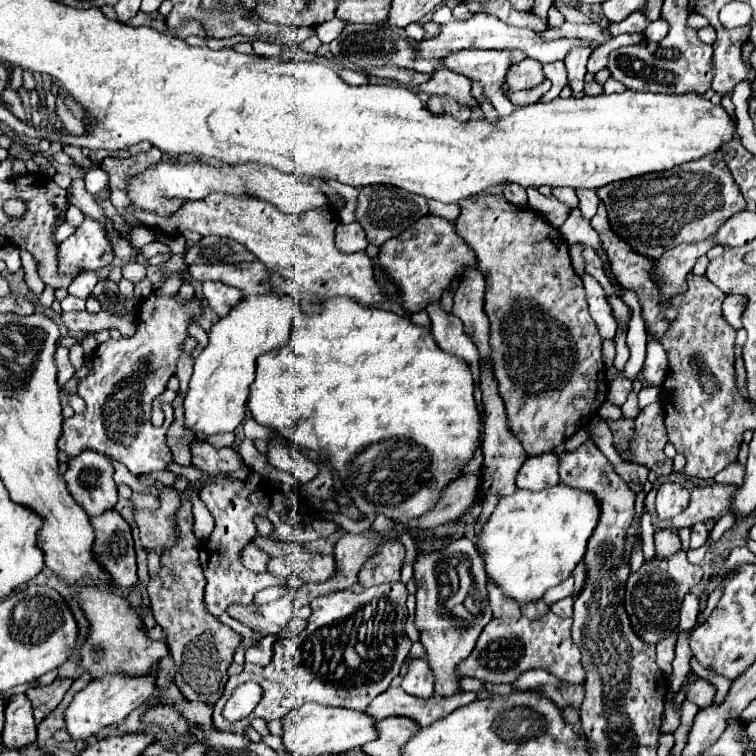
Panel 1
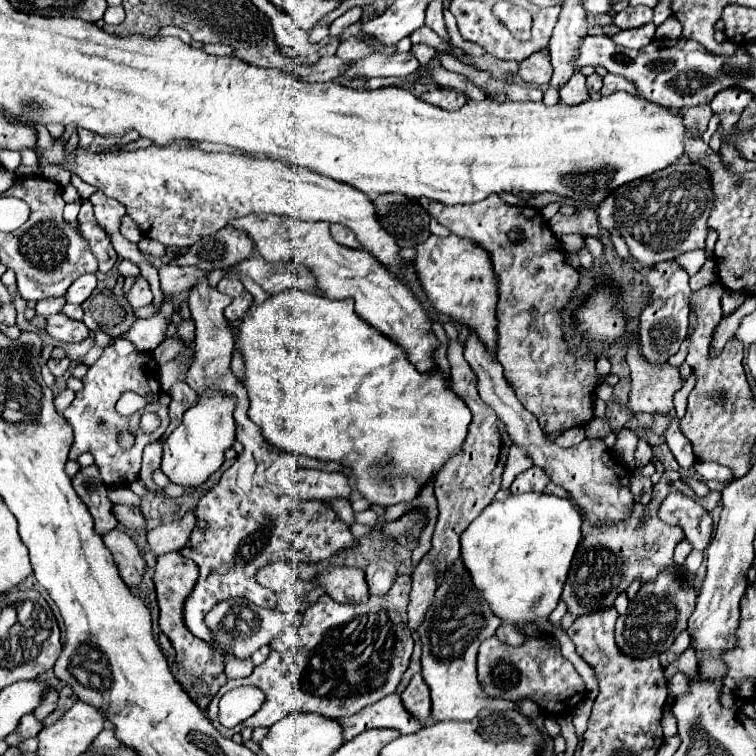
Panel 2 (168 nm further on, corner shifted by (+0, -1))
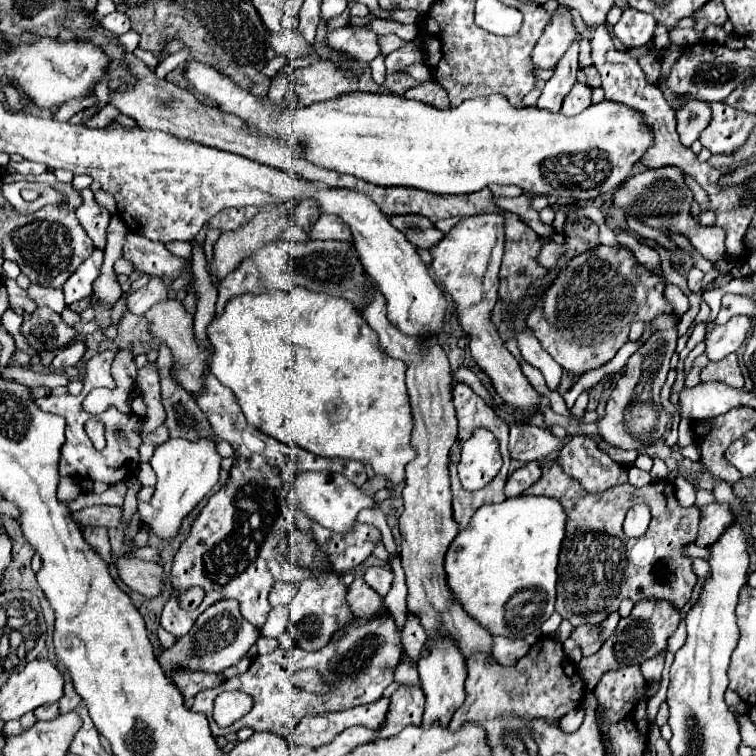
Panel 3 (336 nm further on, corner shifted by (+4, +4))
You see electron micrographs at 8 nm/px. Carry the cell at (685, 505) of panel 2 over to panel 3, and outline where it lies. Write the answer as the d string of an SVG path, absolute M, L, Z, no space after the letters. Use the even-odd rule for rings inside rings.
M715 501L715 503L701 507L697 545L711 547L725 533L725 529L731 527L733 523L735 523L735 517L733 517L733 511L729 509L729 503Z

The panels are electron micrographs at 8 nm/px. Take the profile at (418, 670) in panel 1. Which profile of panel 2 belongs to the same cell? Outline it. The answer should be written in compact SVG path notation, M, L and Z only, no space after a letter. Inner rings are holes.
M415 674L409 682L409 686L405 688L405 692L401 694L401 700L405 704L407 710L413 712L413 716L417 716L419 720L425 720L431 716L431 698L429 698L429 688L423 680L421 674Z

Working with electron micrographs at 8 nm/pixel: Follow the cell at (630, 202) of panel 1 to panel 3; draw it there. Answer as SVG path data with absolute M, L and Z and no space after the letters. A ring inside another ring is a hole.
M659 167L653 171L643 171L635 177L631 177L627 183L623 183L615 193L613 193L613 205L621 211L627 211L635 215L639 221L643 221L647 227L657 227L657 229L673 229L681 231L687 235L693 243L693 247L709 261L717 261L725 253L725 231L713 231L705 229L699 223L693 221L689 209L691 209L693 193L683 181L683 173L677 167Z

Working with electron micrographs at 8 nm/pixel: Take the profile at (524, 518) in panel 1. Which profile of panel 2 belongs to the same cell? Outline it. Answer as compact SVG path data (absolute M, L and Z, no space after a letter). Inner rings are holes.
M525 492L525 494L509 494L503 500L495 500L469 524L469 528L461 536L461 560L469 568L473 582L477 588L485 592L485 600L493 612L507 622L533 622L533 618L549 616L559 598L563 584L567 580L571 560L579 542L583 540L583 518L579 510L571 504L569 498L561 498L545 492Z

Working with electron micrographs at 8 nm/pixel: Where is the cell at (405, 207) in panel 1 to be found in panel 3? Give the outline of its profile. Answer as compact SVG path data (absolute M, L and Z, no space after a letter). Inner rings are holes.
M397 215L389 219L393 227L397 227L415 247L421 249L431 249L435 247L445 233L441 233L433 223L421 215Z

